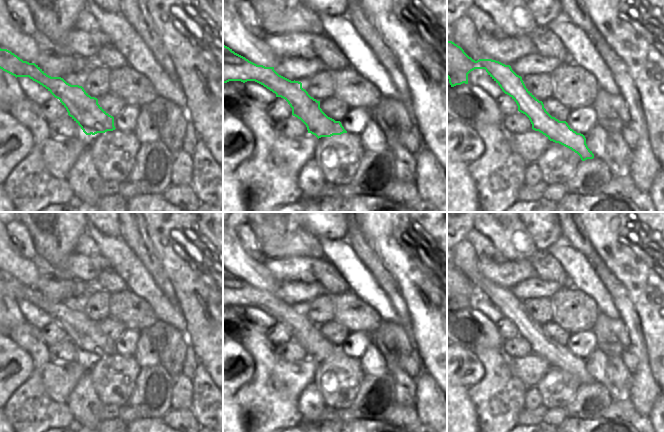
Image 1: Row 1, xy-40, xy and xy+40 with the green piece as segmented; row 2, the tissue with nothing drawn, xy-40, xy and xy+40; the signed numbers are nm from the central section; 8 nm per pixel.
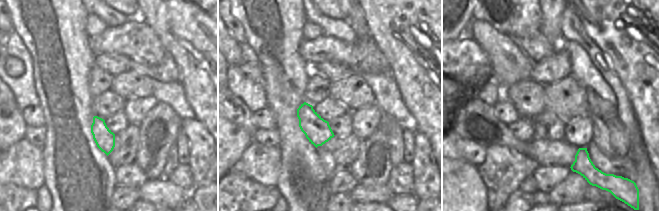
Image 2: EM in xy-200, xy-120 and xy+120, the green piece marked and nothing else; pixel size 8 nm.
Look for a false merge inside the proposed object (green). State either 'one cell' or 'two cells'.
two cells

